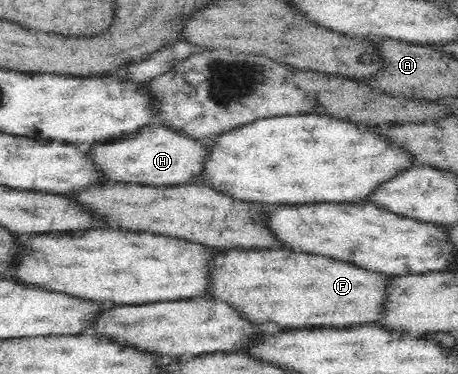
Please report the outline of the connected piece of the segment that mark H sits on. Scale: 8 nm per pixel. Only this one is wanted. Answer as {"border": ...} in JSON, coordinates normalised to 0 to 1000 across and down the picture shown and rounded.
{"border":[[[347,329],[299,348],[299,356],[273,358],[273,366],[194,393],[231,481],[325,497],[439,492],[434,476],[443,471],[452,422],[461,417],[461,398],[452,398],[448,372],[421,369],[400,350]]]}

